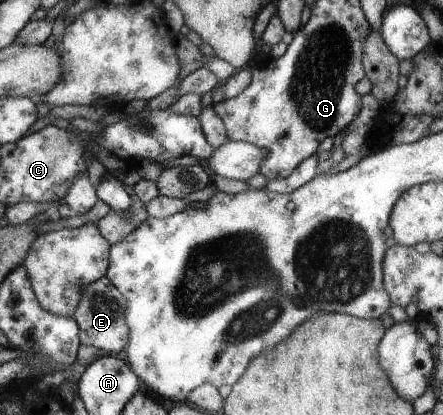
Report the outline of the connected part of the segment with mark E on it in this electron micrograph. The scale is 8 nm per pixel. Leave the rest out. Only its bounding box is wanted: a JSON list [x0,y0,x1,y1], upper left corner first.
[73,275,130,355]

